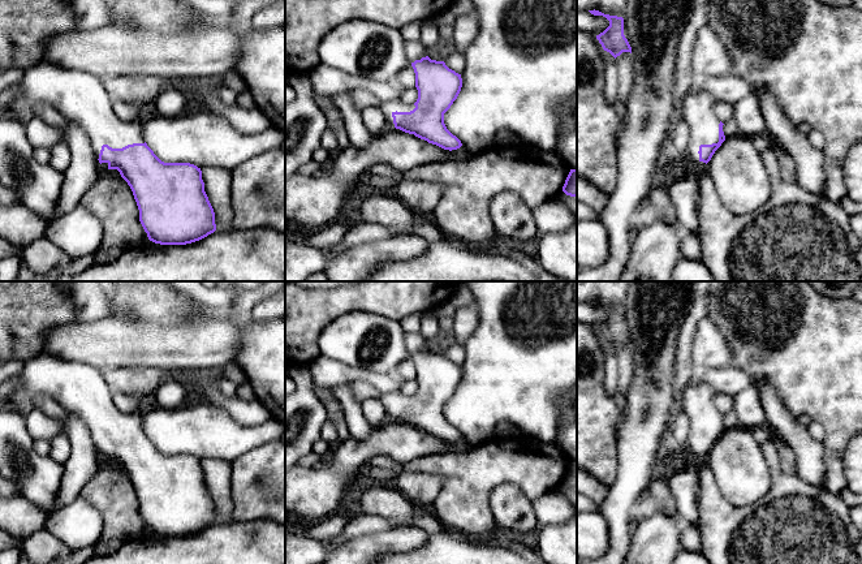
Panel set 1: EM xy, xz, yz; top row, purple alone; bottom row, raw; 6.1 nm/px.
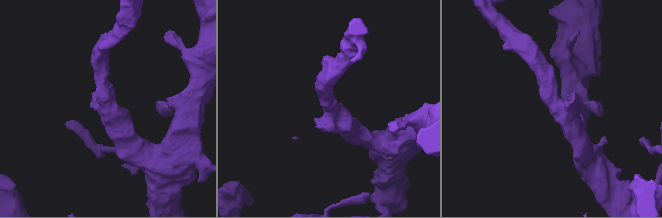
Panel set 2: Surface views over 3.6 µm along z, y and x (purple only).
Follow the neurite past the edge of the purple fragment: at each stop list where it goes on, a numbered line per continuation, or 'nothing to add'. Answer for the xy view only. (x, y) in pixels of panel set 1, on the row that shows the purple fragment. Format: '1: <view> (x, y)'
1: xy (80, 97)

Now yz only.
1: yz (698, 112)

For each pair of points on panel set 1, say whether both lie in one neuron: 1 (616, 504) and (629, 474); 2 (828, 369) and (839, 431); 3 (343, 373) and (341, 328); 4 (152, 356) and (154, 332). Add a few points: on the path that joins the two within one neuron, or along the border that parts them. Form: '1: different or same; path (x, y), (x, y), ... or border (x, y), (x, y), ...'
1: same; path (624, 496), (629, 482)
2: same; path (839, 384), (839, 416)
3: different; border (319, 354), (363, 367), (371, 373)
4: same; path (152, 351), (152, 338)

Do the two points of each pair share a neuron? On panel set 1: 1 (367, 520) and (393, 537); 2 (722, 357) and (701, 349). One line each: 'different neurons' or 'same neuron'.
1: different neurons
2: same neuron

